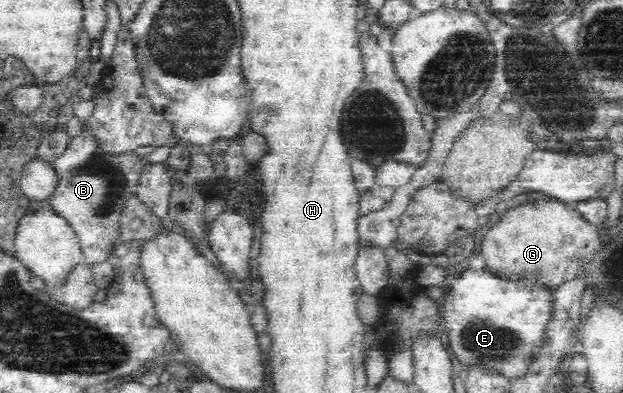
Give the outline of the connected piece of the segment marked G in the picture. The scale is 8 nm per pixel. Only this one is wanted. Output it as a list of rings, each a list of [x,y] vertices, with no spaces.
[[[538,201],[534,205],[504,207],[496,217],[500,221],[492,221],[491,228],[483,236],[479,253],[484,259],[484,267],[500,281],[527,281],[539,285],[541,289],[553,291],[559,285],[577,279],[579,263],[591,256],[601,245],[597,226],[584,221],[573,205],[564,202]]]

